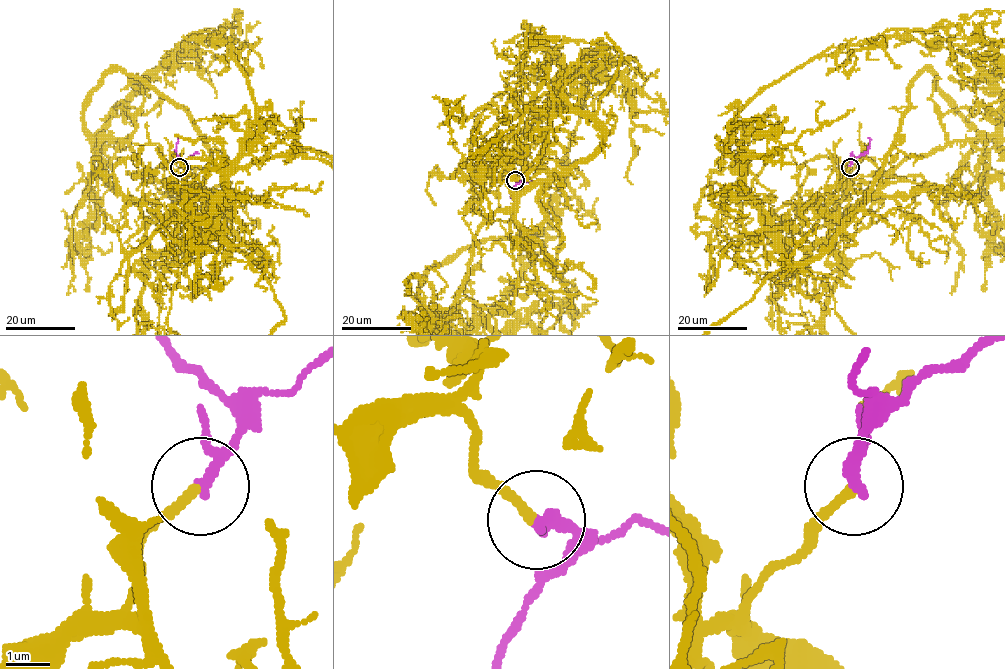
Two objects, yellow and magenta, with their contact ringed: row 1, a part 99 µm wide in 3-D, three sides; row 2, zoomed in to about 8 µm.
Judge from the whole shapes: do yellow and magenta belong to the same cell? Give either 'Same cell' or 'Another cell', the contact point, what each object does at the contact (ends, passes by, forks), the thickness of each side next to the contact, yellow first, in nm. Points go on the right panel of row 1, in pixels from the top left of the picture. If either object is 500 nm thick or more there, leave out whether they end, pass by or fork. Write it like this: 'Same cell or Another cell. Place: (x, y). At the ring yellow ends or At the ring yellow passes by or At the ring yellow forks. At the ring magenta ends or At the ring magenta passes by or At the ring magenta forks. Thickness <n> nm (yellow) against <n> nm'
Same cell. Place: (850, 167). At the ring yellow ends. At the ring magenta passes by. Thickness 220 nm (yellow) against 220 nm

